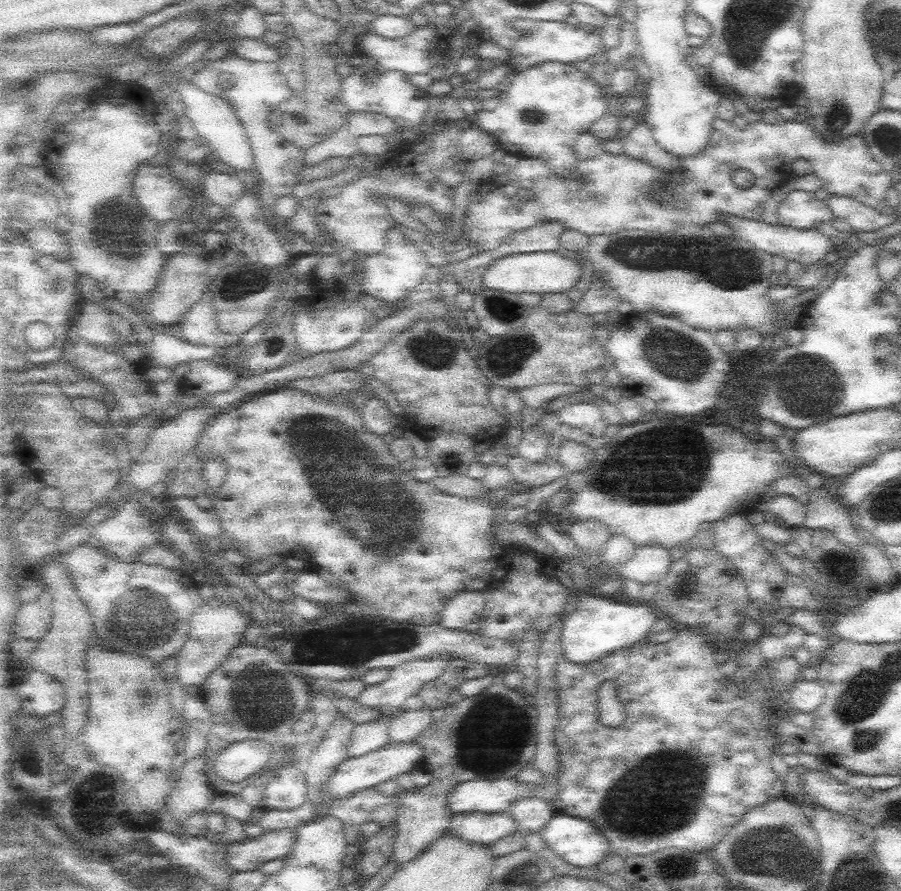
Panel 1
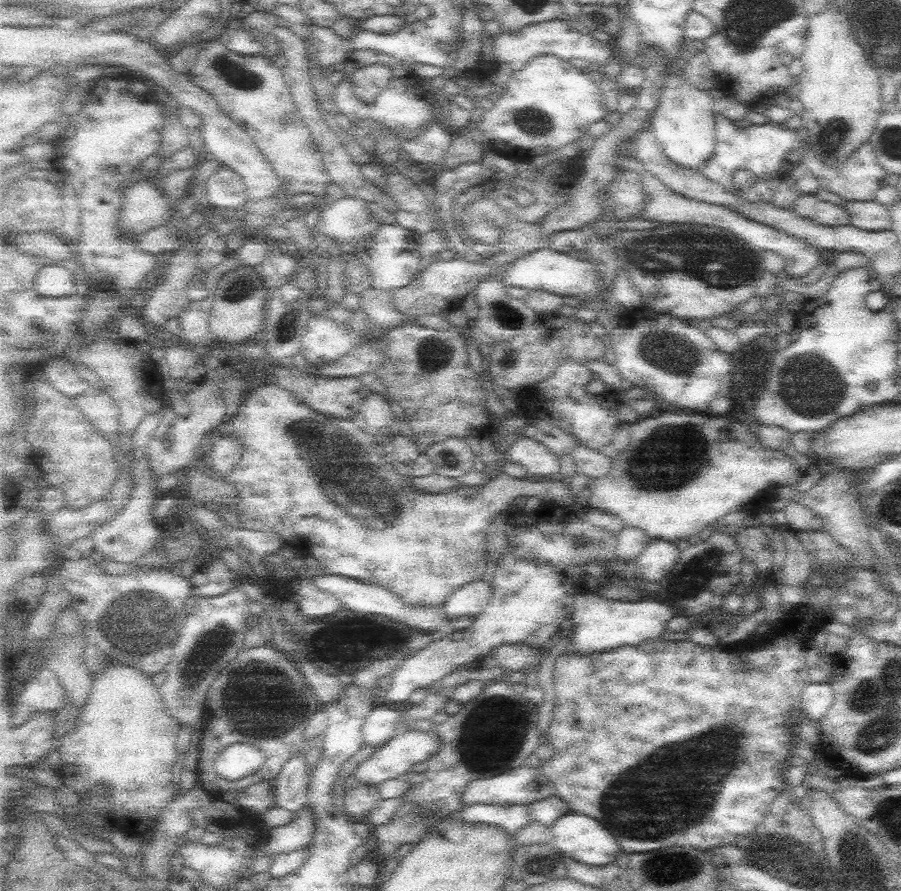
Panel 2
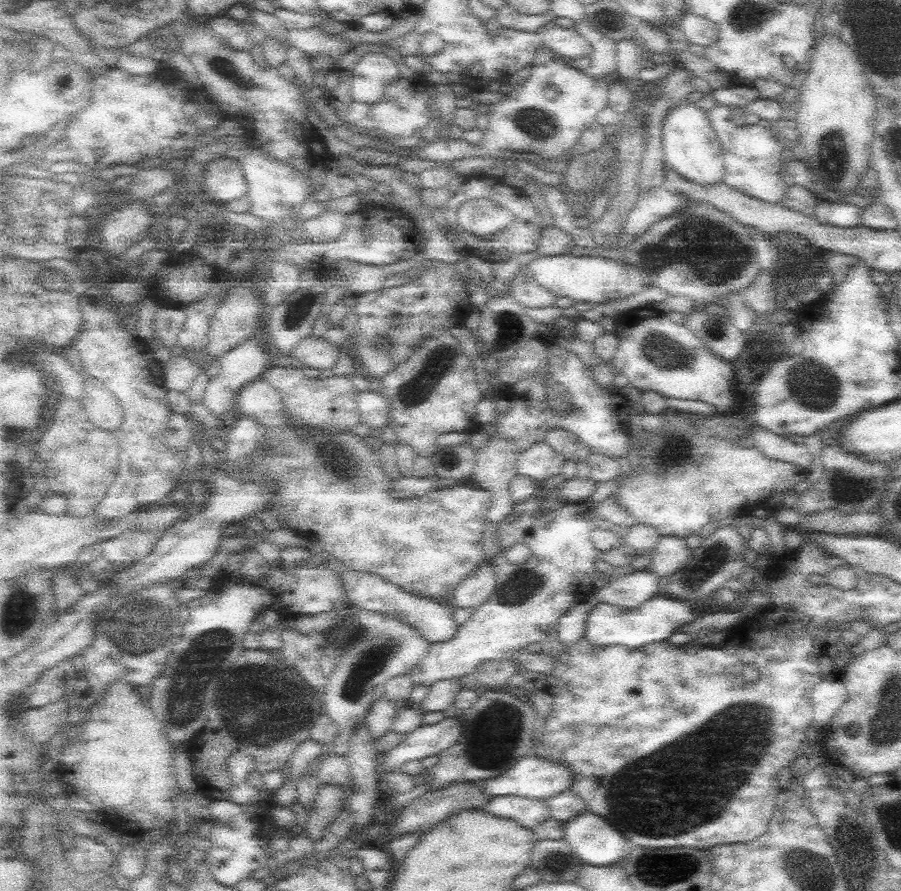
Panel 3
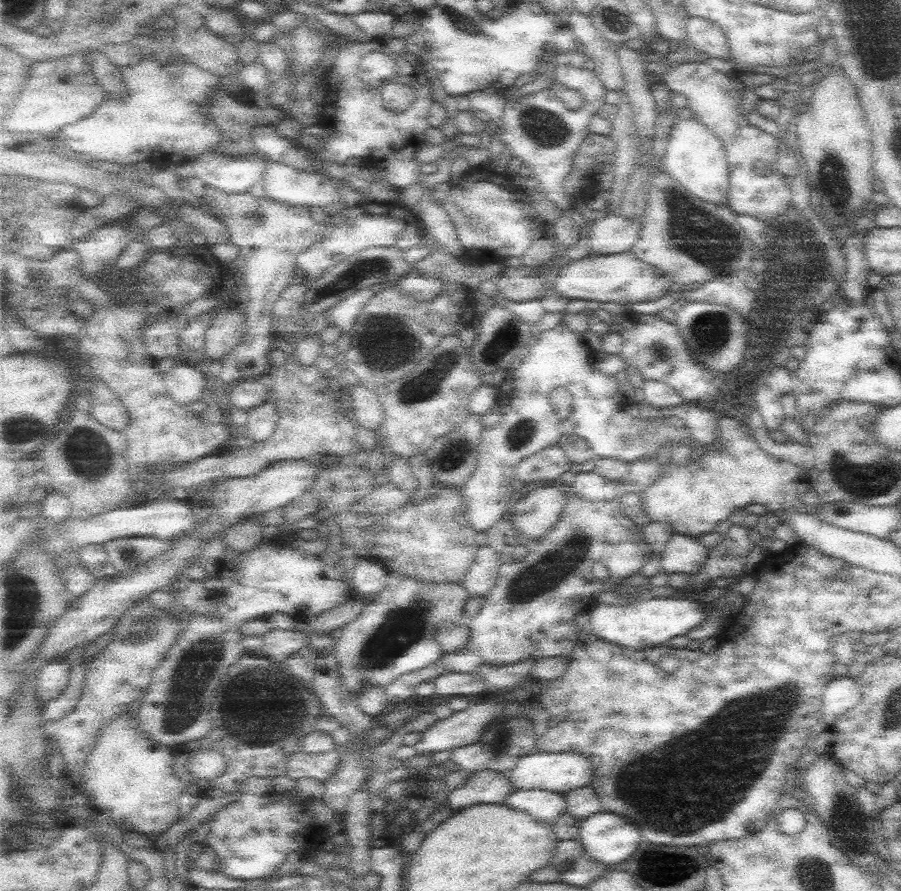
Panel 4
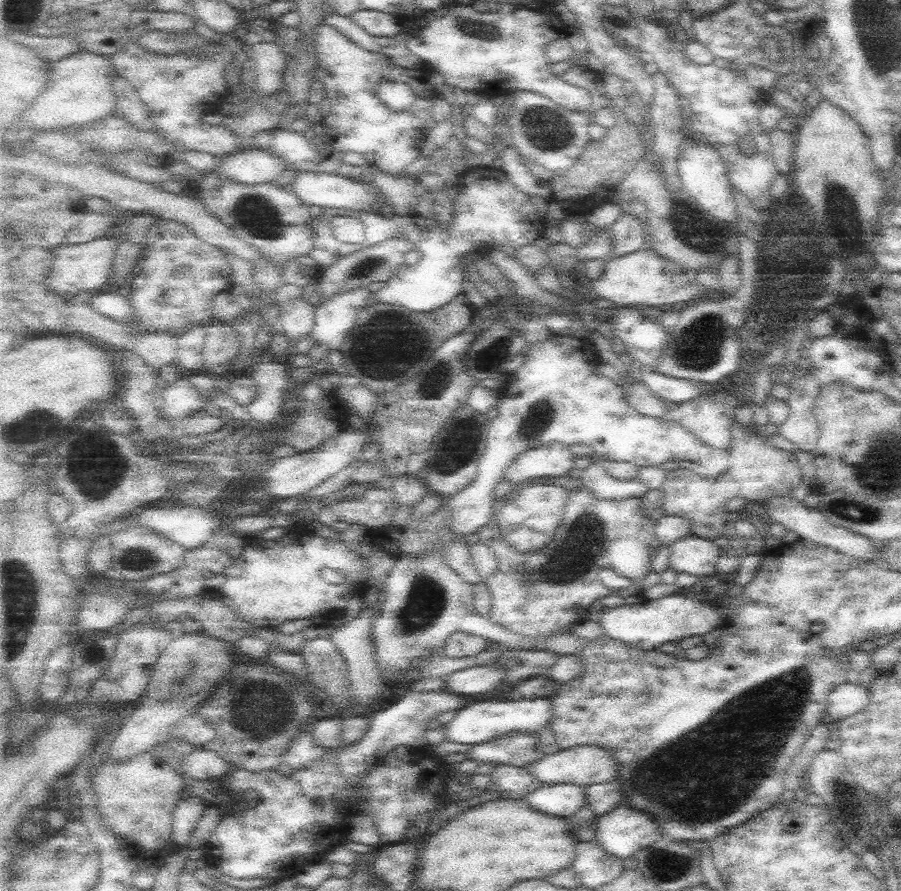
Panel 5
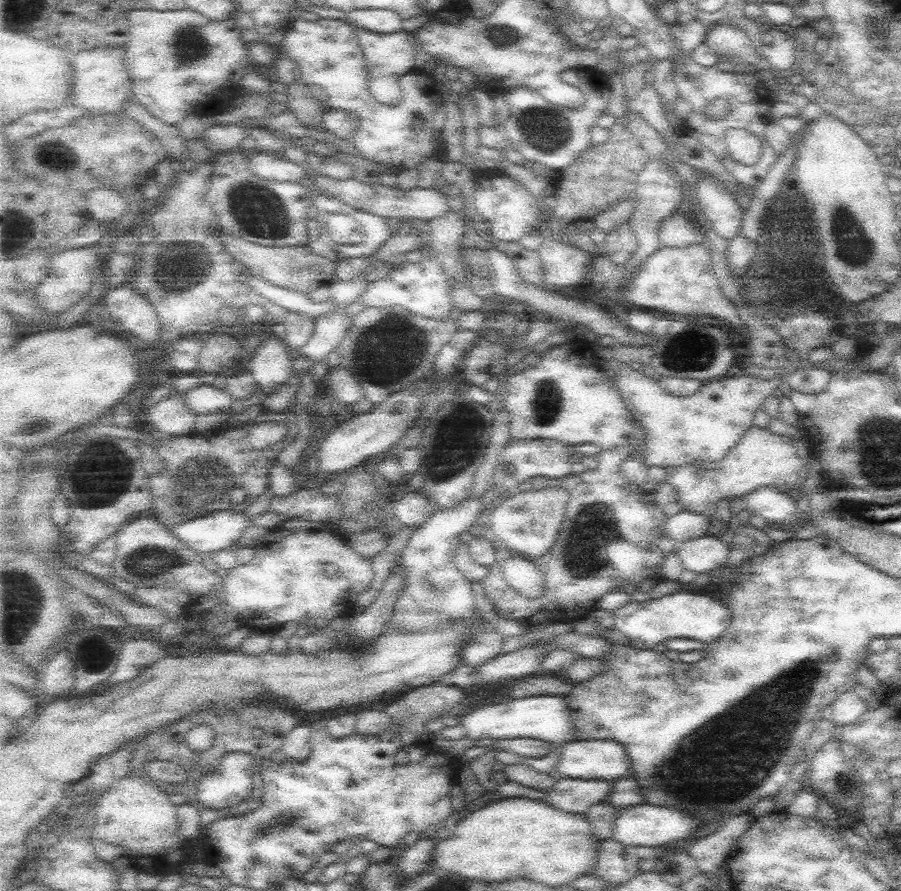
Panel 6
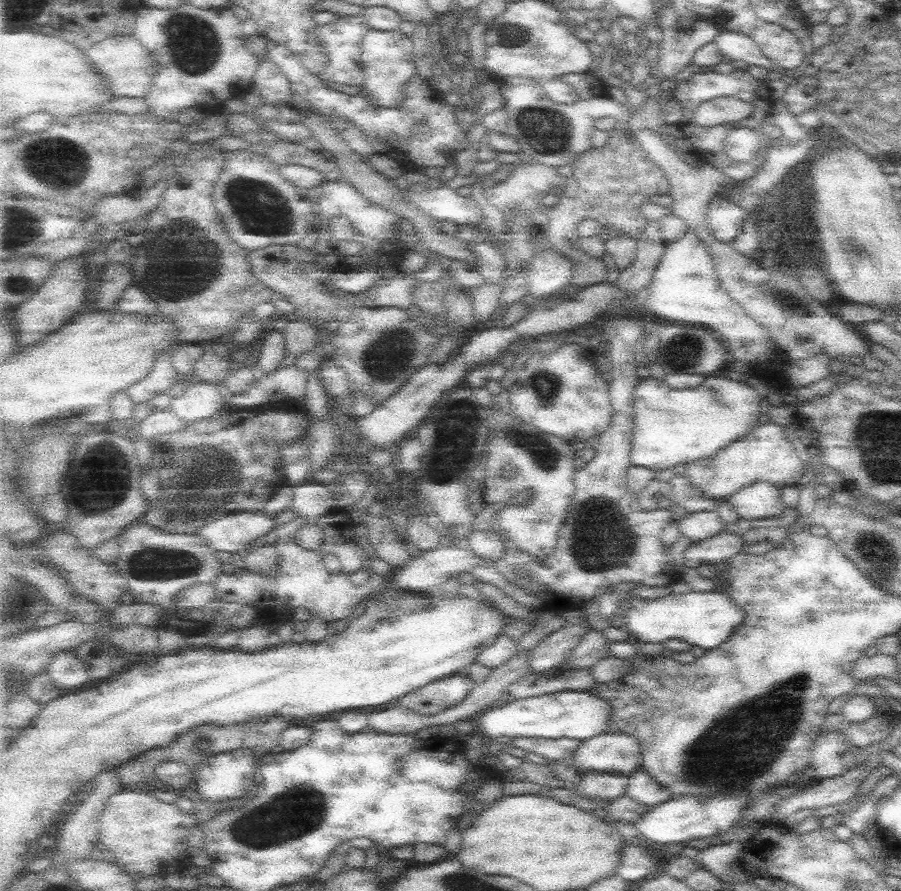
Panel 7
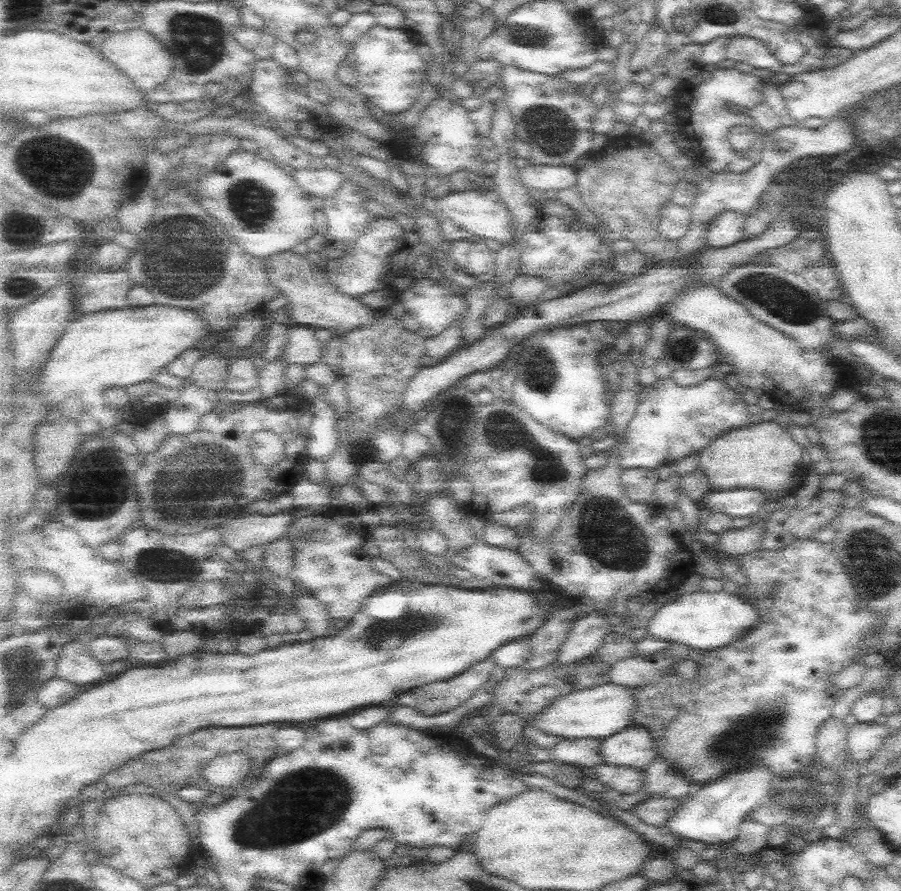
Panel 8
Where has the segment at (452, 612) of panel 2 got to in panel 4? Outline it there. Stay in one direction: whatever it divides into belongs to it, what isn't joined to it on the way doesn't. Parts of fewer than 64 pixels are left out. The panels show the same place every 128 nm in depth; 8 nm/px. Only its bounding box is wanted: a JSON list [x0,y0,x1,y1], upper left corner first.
[461,544,499,596]

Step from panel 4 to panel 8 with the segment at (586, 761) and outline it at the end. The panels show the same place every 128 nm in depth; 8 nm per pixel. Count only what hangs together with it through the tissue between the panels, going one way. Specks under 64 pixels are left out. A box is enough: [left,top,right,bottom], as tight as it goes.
[598,725,658,769]

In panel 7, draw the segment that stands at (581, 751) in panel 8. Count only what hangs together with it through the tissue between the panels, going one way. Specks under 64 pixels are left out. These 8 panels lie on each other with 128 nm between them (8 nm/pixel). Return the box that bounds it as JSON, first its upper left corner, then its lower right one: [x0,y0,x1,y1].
[511,737,582,761]

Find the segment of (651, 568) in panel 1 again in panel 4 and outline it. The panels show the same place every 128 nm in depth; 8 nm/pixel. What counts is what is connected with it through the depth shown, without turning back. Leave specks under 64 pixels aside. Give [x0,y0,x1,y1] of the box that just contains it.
[661,534,708,575]

